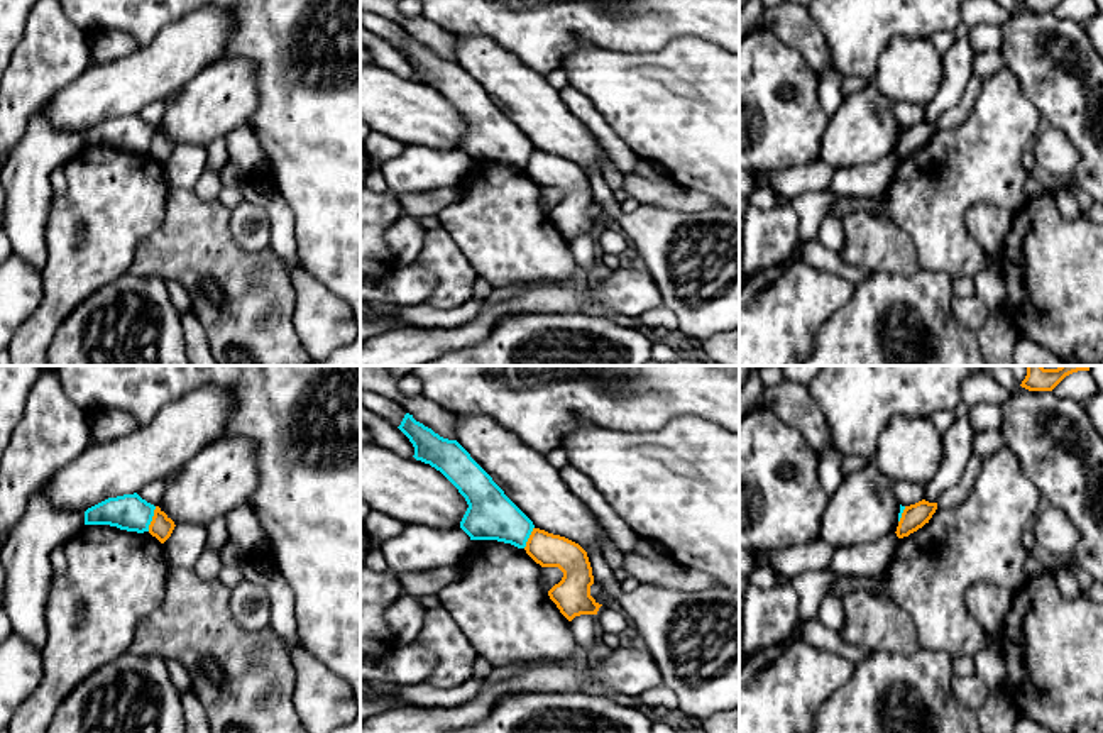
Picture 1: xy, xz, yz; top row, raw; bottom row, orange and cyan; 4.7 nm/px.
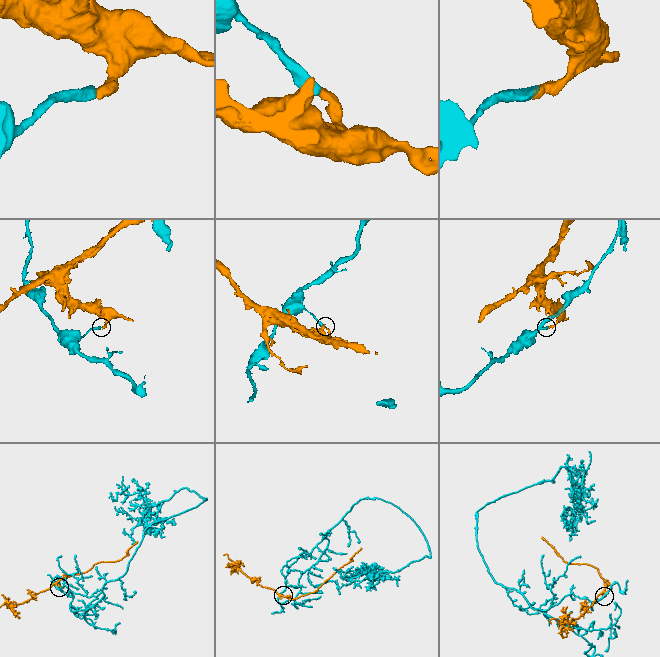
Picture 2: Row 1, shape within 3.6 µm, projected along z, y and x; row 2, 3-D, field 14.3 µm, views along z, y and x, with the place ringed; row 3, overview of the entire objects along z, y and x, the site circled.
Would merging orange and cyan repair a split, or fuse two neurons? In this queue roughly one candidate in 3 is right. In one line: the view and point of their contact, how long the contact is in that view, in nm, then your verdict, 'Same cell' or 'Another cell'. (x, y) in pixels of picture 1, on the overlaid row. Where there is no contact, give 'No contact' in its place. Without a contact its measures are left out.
Touches orange at xy (153, 518). Shared border 130 nm. Another cell

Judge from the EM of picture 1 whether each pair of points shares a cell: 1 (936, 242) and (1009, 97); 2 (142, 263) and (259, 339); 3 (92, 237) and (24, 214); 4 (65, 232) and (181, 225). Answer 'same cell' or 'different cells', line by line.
1: same cell
2: same cell
3: different cells
4: different cells

